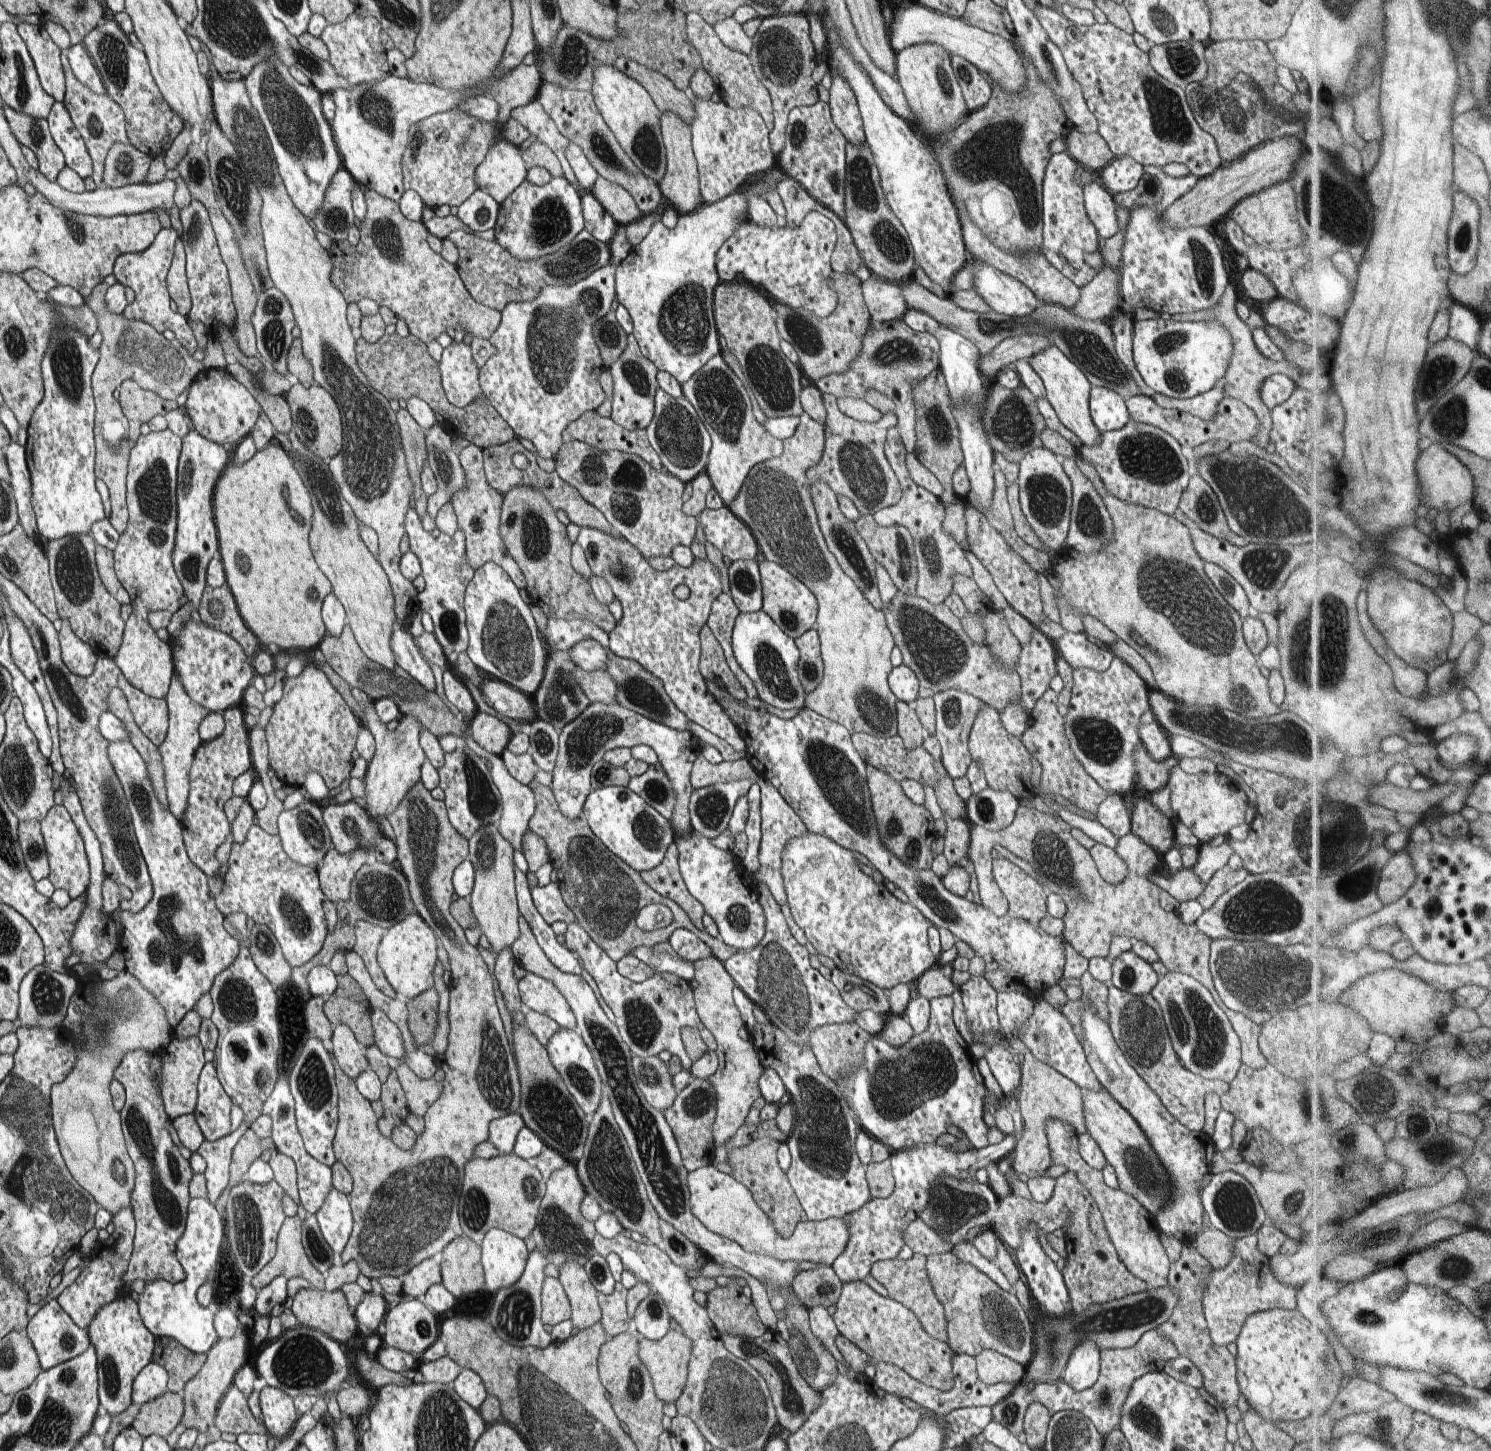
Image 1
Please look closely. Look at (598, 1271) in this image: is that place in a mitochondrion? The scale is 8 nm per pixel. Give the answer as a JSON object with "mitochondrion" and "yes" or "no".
{"mitochondrion":"yes"}

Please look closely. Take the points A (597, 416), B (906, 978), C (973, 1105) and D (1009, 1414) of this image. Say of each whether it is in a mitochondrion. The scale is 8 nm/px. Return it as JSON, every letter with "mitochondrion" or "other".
{"A":"other","B":"other","C":"other","D":"mitochondrion"}

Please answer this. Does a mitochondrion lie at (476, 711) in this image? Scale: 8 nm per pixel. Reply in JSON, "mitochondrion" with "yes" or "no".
{"mitochondrion":"no"}

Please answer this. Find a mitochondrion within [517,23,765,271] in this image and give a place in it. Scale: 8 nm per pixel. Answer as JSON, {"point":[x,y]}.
{"point":[551,224]}

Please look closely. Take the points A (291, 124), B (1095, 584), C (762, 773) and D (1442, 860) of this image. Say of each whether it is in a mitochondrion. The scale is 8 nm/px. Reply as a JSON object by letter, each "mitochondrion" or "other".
{"A":"mitochondrion","B":"other","C":"other","D":"other"}

